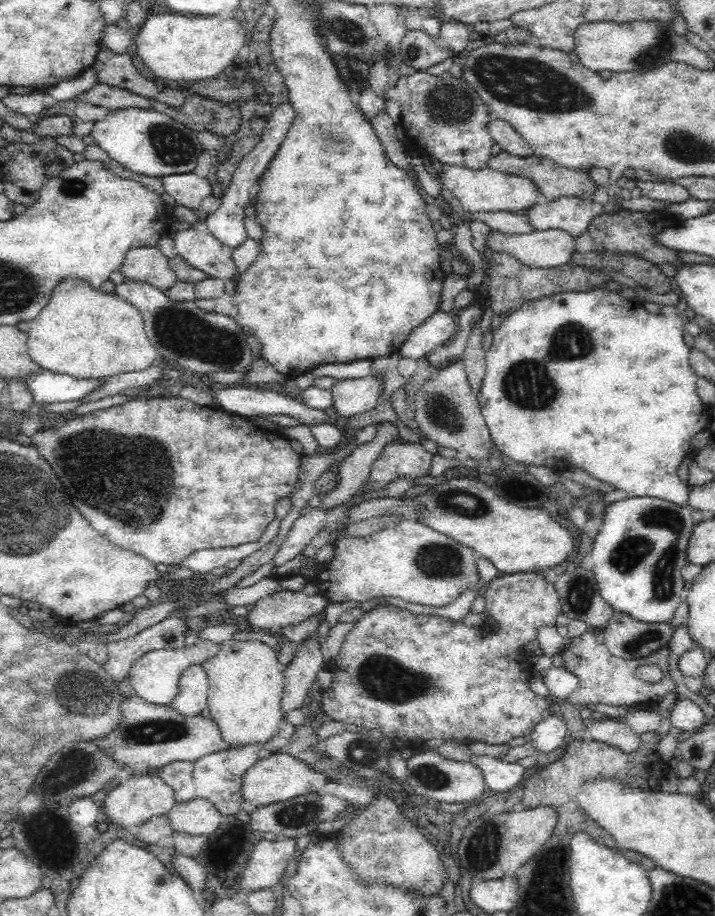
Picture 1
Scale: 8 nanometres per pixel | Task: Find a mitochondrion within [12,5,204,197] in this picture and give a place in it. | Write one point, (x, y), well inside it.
(173, 146)

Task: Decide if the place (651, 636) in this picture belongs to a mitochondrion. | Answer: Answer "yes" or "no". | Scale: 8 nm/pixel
yes

